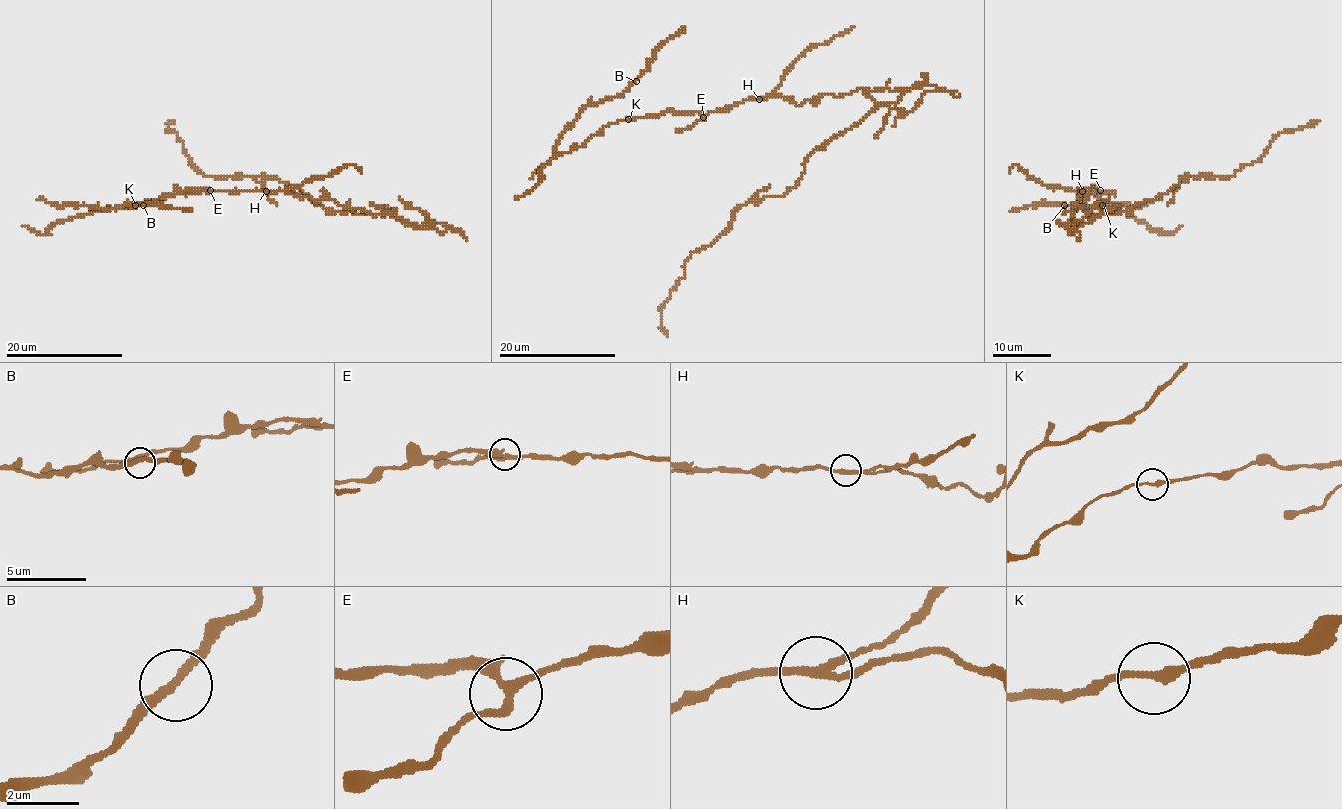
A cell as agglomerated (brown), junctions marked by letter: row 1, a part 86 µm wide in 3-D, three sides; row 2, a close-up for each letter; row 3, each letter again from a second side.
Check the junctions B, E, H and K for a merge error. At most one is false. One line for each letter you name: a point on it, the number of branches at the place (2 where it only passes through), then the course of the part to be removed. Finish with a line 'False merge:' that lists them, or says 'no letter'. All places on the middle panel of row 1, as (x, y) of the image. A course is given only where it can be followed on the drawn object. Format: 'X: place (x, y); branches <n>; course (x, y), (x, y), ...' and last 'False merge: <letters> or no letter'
H: place (759, 99); branches 3; course (758, 99), (905, 92), (694, 251), (661, 309), (666, 336)
False merge: H

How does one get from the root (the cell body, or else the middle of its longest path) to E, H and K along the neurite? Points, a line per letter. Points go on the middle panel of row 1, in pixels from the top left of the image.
E: (824, 93), (799, 105), (780, 96), (751, 98), (703, 117)
H: (824, 93), (799, 105), (780, 96), (761, 96), (758, 99)
K: (824, 93), (799, 105), (780, 96), (761, 96), (744, 99), (703, 115), (662, 112), (628, 119)

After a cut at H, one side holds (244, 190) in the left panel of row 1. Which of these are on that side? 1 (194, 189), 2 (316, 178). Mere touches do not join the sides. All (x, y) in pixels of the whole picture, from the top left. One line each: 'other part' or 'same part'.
1: same part
2: same part

